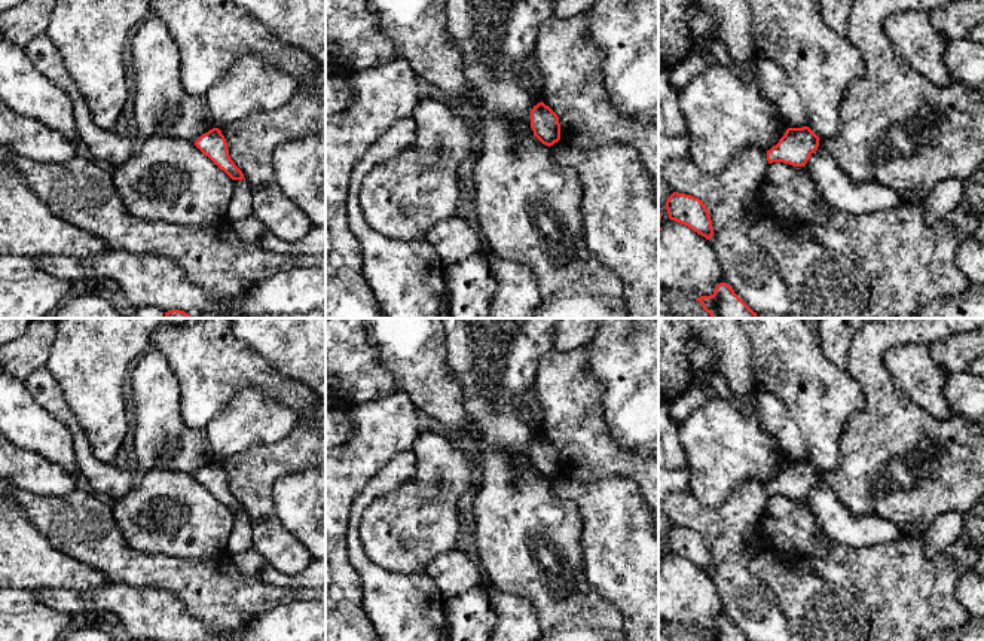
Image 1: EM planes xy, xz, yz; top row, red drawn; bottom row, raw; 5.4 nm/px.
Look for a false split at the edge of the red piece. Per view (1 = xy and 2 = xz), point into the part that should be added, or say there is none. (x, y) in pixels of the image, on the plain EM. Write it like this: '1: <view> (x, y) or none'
1: none
2: none

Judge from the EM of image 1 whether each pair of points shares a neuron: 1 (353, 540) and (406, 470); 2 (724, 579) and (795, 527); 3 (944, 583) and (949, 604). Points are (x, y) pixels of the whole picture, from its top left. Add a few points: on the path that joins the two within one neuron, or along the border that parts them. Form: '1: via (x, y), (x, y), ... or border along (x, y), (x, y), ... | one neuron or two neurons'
1: via (355, 519), (357, 507), (385, 481) | one neuron
2: border along (761, 513), (758, 536), (764, 548) | two neurons
3: via (946, 588), (947, 600) | one neuron

